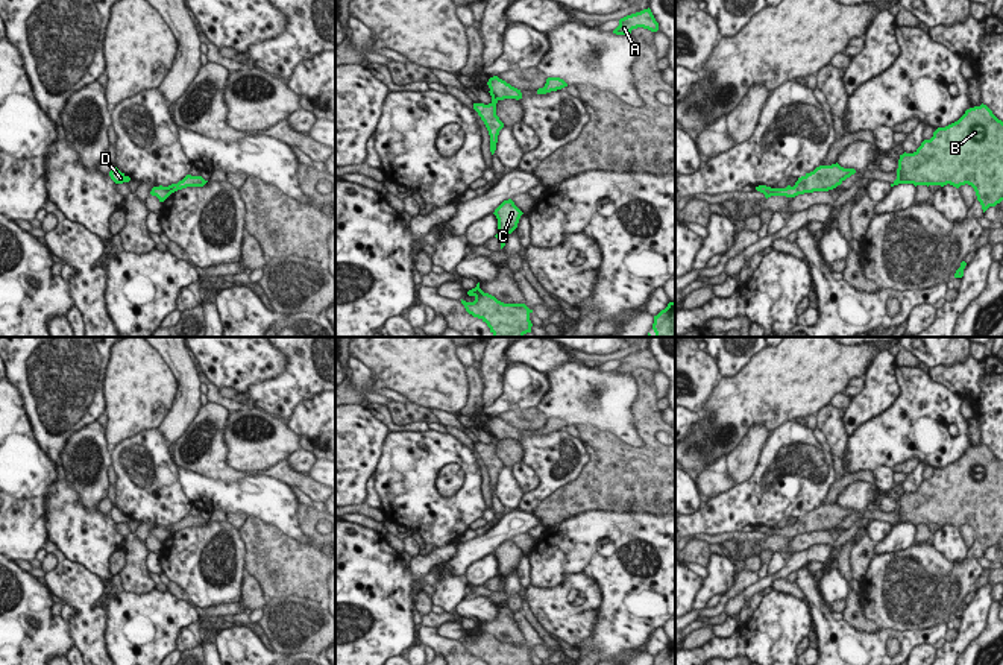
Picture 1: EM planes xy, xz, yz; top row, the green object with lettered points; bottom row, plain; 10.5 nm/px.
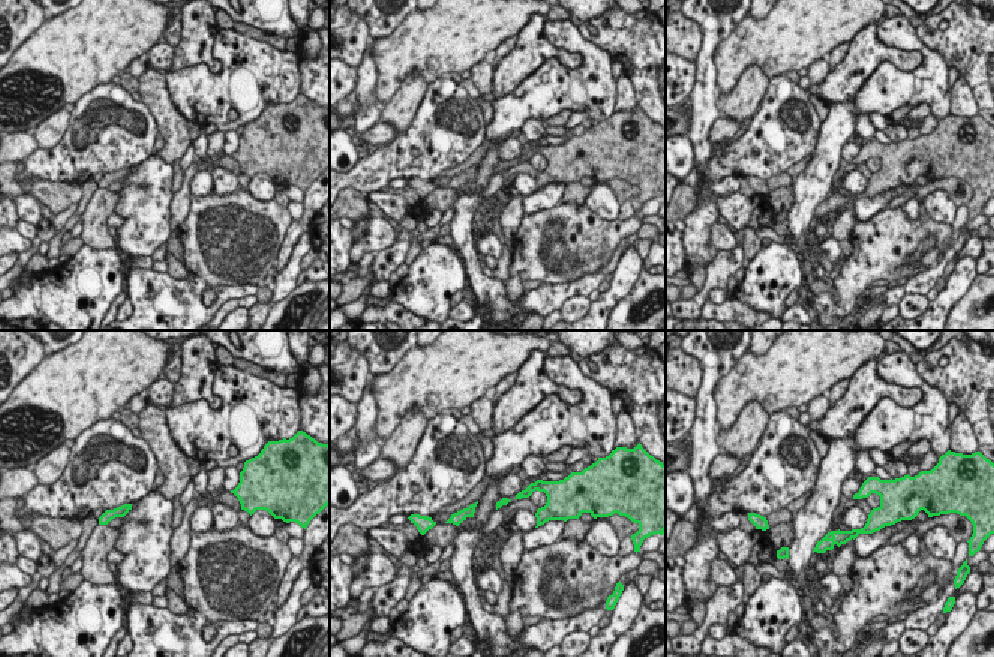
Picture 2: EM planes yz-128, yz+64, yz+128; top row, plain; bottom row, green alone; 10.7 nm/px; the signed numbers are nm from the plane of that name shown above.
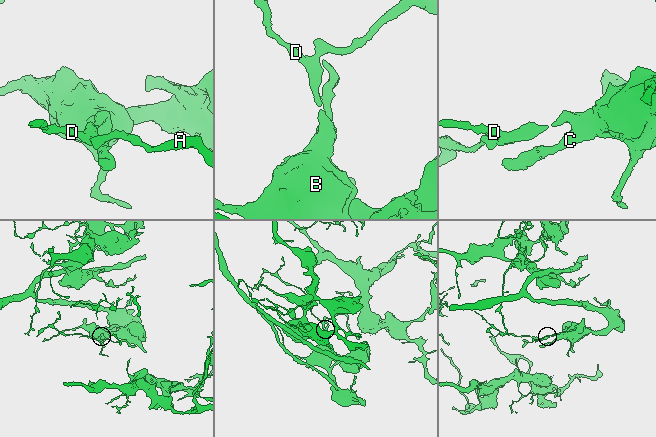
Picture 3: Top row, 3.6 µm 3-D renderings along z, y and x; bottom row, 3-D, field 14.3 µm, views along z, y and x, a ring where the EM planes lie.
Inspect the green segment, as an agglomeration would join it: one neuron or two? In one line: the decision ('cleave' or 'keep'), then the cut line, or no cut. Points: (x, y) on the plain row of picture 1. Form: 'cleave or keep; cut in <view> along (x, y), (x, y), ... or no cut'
keep; no cut

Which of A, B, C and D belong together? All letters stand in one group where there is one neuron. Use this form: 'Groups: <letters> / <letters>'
Groups: A B C D.

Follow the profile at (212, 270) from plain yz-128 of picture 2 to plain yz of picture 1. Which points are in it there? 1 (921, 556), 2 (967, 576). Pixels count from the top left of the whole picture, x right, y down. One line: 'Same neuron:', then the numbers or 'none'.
Same neuron: 1, 2

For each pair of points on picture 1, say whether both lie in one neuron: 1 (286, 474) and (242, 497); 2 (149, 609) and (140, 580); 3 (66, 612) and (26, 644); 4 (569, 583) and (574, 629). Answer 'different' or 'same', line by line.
1: different
2: different
3: different
4: same

